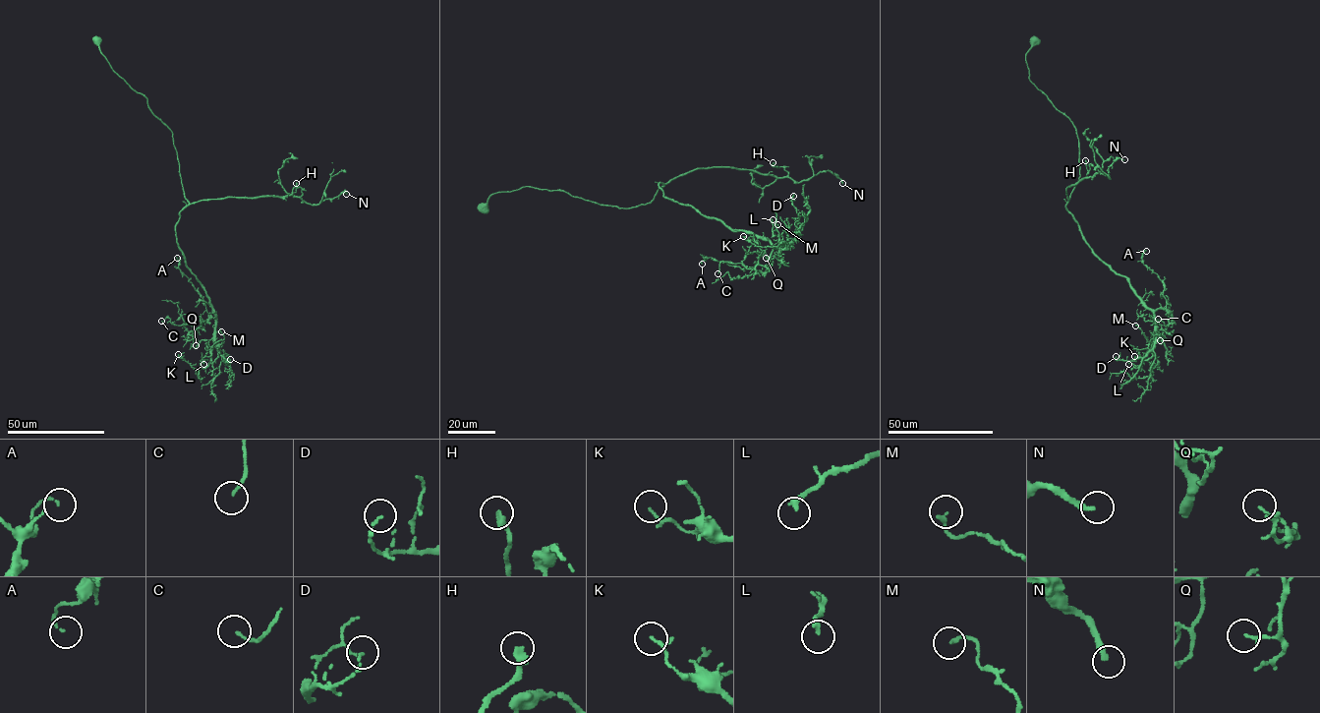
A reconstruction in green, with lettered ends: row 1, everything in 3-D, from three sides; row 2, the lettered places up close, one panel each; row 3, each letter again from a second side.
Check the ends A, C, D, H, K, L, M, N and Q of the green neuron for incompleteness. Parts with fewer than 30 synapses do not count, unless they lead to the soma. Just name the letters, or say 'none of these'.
N

